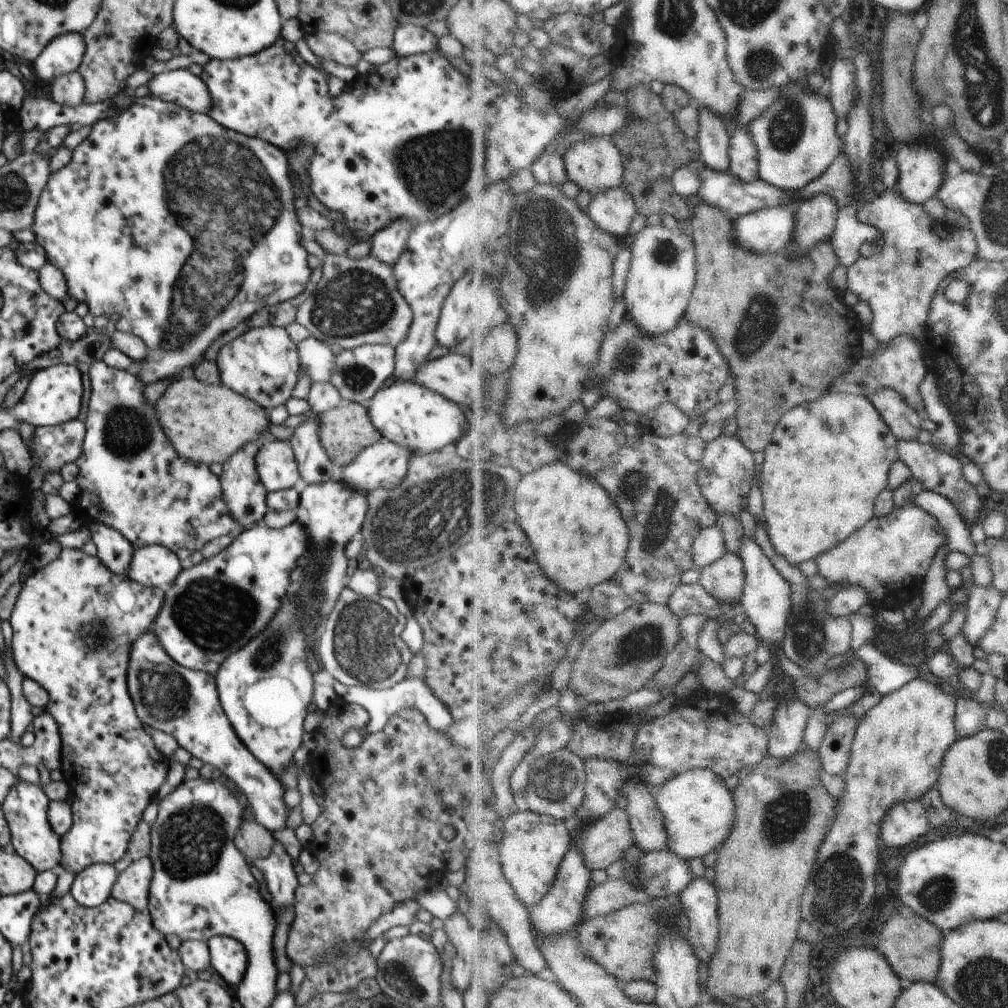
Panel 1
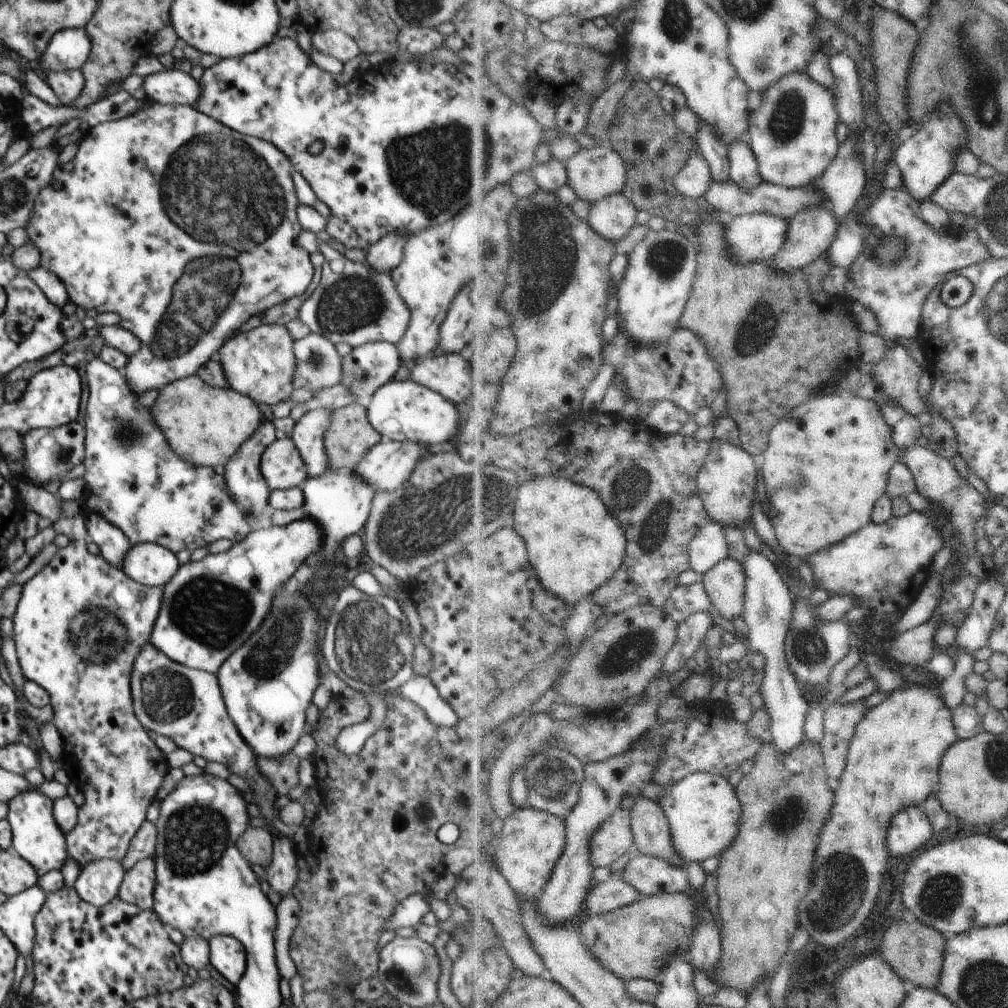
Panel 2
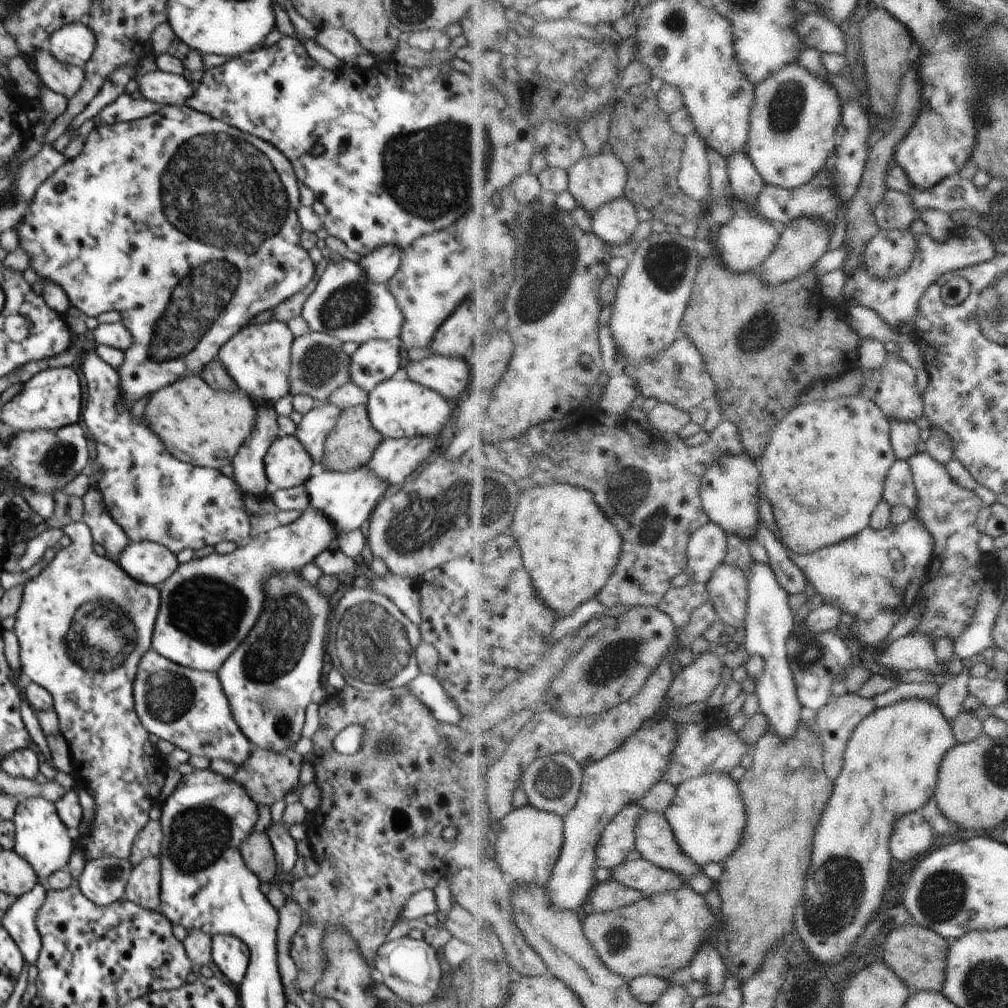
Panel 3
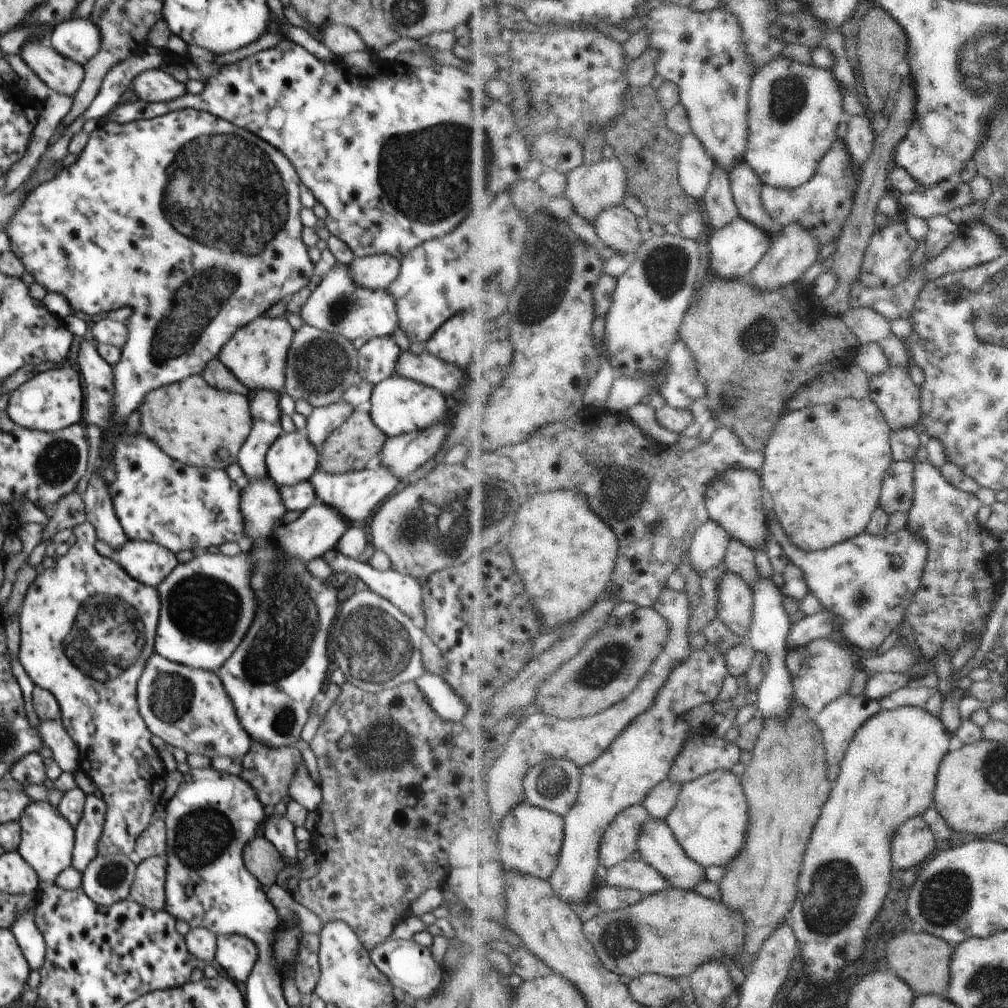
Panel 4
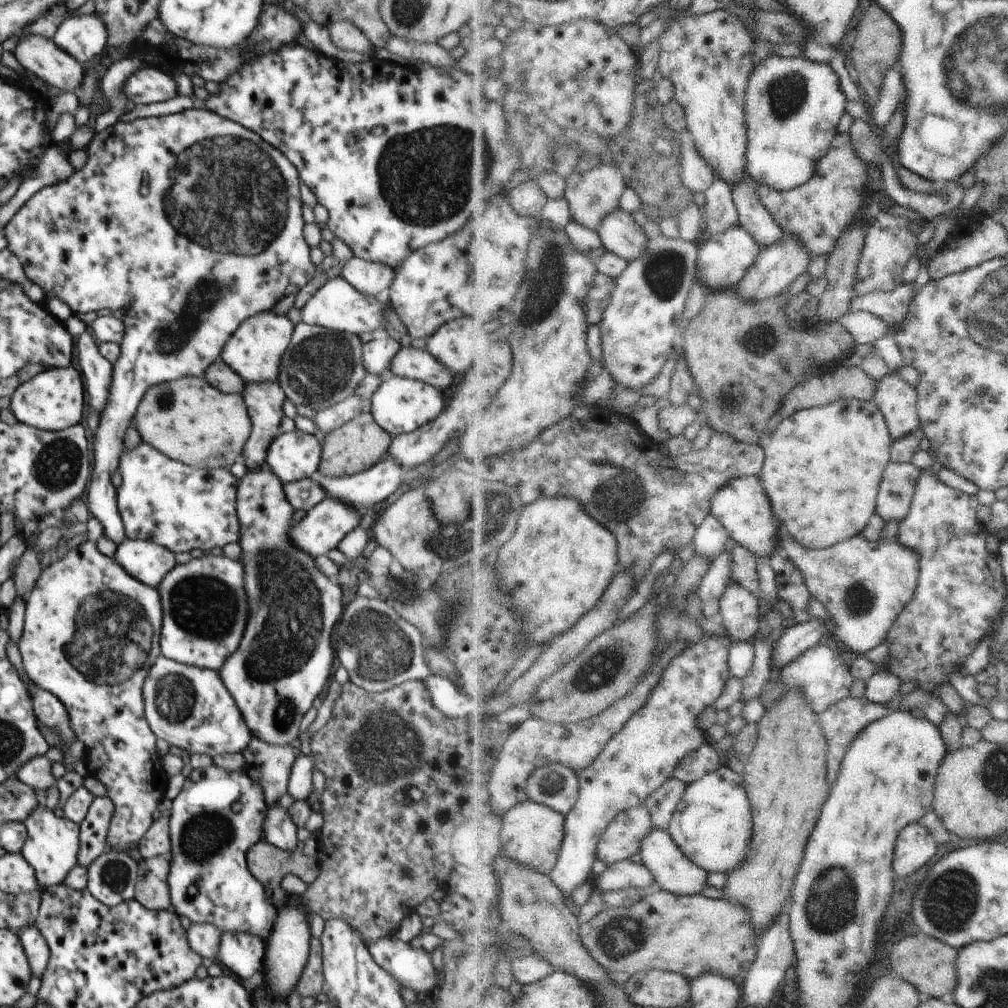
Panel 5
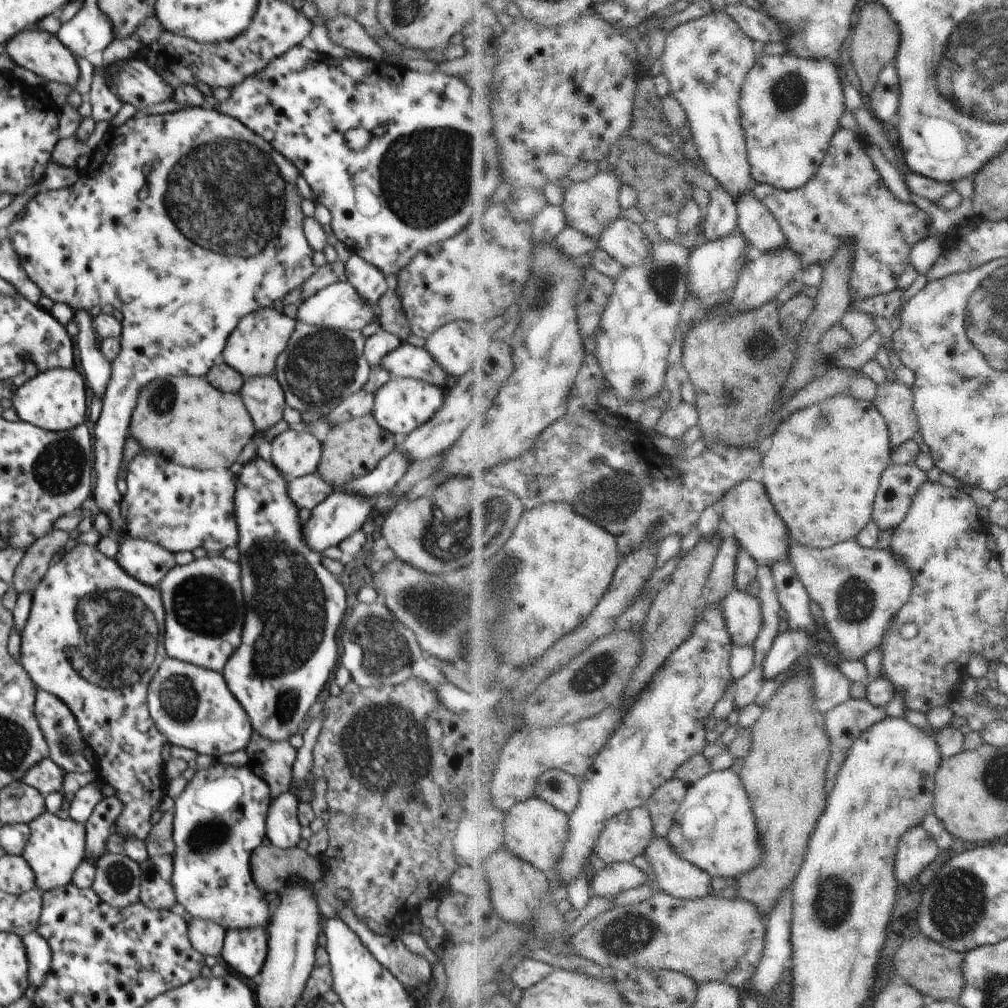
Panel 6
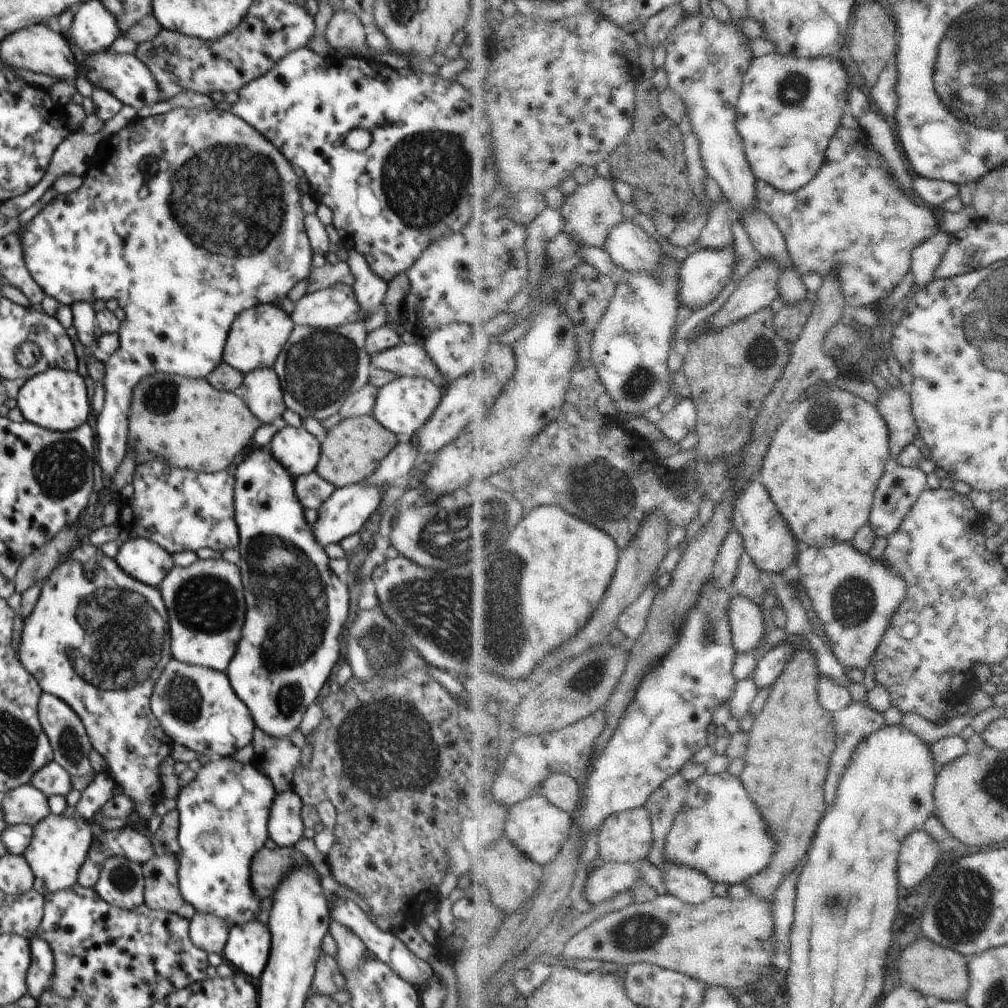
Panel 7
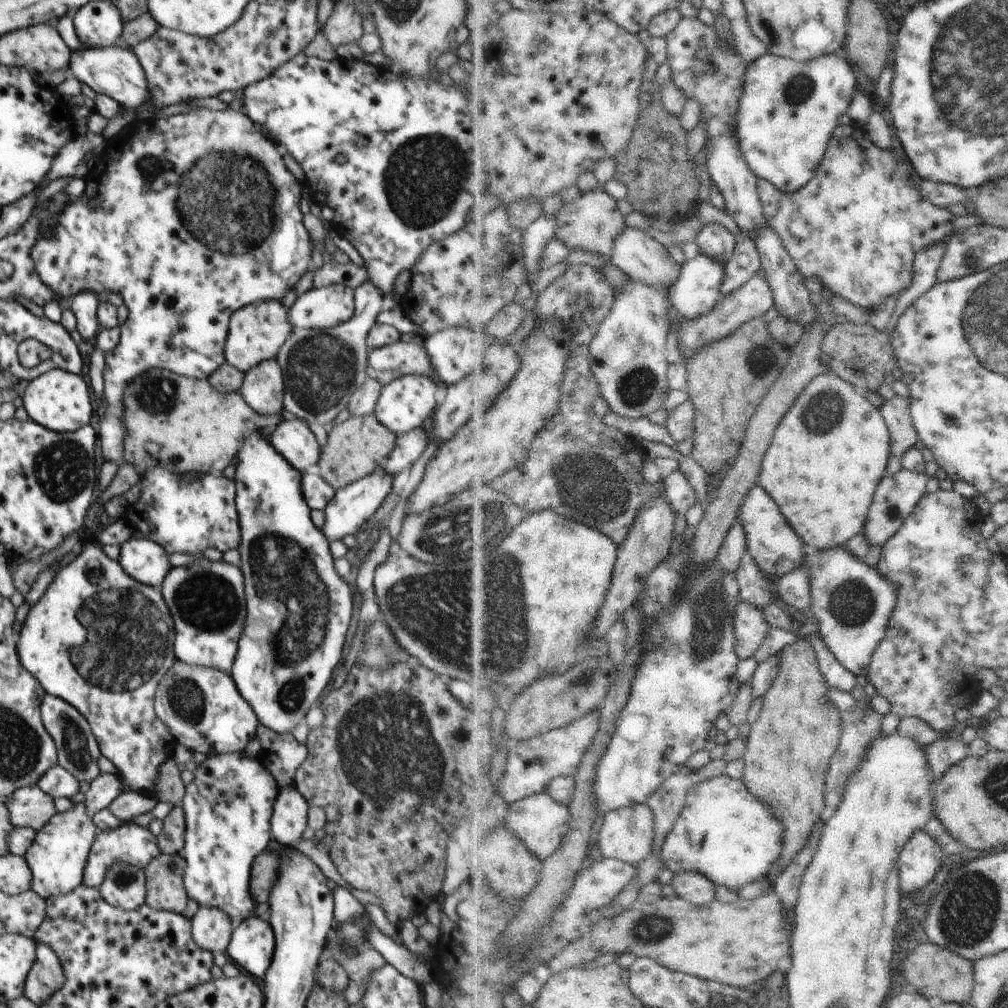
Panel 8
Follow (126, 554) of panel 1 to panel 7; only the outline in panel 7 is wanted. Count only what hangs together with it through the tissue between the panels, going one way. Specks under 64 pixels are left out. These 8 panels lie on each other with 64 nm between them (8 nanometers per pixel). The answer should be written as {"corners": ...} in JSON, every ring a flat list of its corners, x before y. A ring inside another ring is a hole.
{"corners":[[178,106,171,112,159,115,149,115,144,112,117,133,102,138,98,153,89,161,82,178,82,186,76,192,48,194,39,203,39,206,29,213,26,224,22,223,19,230,14,233,21,236,25,263,32,278,48,296,55,298,60,306,70,307,76,301,82,300,92,303,99,298,115,298,125,312,125,320,121,322,117,330,119,334,118,350,113,355,103,357,105,401,103,410,96,419,95,439,97,440,96,452,98,452,96,462,100,464,103,475,106,476,106,479,103,478,103,487,106,487,110,485,112,476,126,456,128,415,133,388,136,384,140,383,145,376,156,373,206,379,223,362,223,348,236,316,259,304,280,303,300,280,313,274,315,269,312,266,312,255,314,252,311,249,303,223,305,215,300,207,302,194,299,186,300,176,294,173,289,160,263,134,228,110,187,110,184,106]]}

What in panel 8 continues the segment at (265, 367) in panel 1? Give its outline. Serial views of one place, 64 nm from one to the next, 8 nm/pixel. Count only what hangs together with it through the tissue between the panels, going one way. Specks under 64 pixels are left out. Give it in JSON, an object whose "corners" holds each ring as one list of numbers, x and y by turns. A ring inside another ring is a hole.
{"corners":[[278,299,259,300,235,310,229,320,225,342,226,362,245,373,263,360,276,358,293,327,288,309]]}

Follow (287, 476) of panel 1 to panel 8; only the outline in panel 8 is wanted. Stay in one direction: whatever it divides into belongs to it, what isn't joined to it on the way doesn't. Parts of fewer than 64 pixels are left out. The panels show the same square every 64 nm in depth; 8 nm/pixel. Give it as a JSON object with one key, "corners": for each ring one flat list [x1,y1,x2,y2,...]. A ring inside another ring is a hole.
{"corners":[[282,419,269,437,273,447,301,473,319,461,321,448,310,424,302,419]]}

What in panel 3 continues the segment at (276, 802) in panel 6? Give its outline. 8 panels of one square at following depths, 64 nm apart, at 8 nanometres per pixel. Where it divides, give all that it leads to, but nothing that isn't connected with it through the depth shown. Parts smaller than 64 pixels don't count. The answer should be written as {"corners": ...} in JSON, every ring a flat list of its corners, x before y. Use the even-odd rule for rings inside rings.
{"corners":[[281,820,278,824,272,824,266,831,275,853,276,874,271,884,280,886,280,882,286,887,294,880,292,869,298,860,296,849,297,841,290,836,289,826]]}

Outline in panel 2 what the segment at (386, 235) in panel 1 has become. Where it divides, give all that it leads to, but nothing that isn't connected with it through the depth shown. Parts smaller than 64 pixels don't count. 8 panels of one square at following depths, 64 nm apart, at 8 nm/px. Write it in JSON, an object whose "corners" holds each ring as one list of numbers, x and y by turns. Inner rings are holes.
{"corners":[[400,233,389,234,381,238,376,244,367,248,364,263,376,272,390,275,400,264,407,238]]}

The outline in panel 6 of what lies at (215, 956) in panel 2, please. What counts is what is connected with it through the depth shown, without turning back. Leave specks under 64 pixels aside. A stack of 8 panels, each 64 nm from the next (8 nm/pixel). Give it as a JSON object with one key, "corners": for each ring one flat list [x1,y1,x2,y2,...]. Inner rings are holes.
{"corners":[[262,927,228,929,221,957,229,968,252,978,264,966,268,952,268,935]]}

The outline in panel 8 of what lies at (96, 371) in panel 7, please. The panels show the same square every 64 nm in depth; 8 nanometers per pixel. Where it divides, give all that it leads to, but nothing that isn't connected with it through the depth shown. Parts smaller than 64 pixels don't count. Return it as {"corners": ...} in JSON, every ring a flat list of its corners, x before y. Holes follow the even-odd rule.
{"corners":[[82,291,72,299,70,309,77,318,77,330,87,341,94,341,102,326,97,317,97,292]]}

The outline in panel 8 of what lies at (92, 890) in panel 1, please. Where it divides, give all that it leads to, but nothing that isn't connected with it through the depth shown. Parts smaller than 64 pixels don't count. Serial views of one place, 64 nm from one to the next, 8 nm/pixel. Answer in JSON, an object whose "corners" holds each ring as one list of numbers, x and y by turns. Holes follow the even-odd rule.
{"corners":[[116,863,107,870,99,891,108,904,127,911,136,910,145,904,145,872,129,864]]}

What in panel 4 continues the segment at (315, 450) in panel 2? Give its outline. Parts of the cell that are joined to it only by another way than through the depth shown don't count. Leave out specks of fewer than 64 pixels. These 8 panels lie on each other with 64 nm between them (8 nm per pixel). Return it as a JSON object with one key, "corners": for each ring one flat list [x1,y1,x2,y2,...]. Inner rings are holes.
{"corners":[[336,402,324,407,314,407,312,414,306,417,304,432,310,444,319,454,324,442,331,433,342,425,342,422,352,414,355,408,346,402]]}

